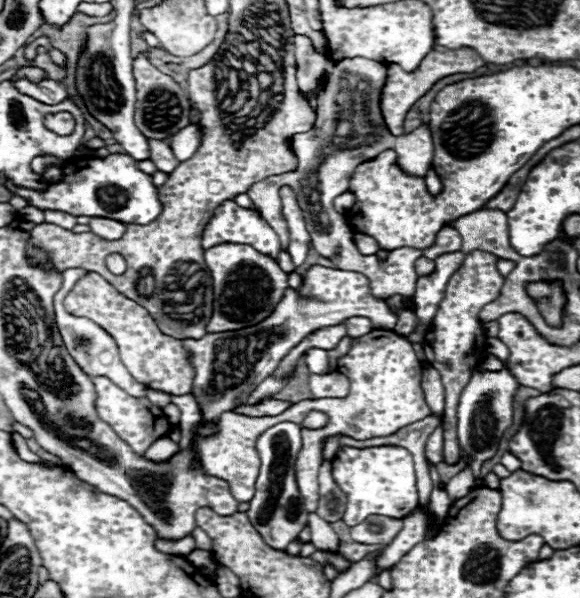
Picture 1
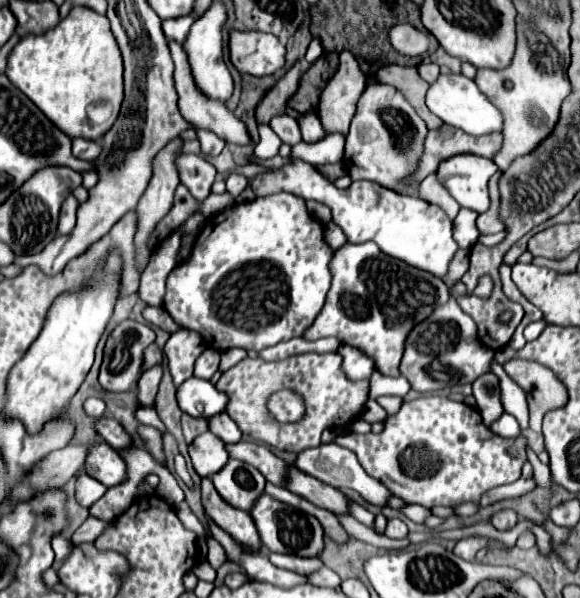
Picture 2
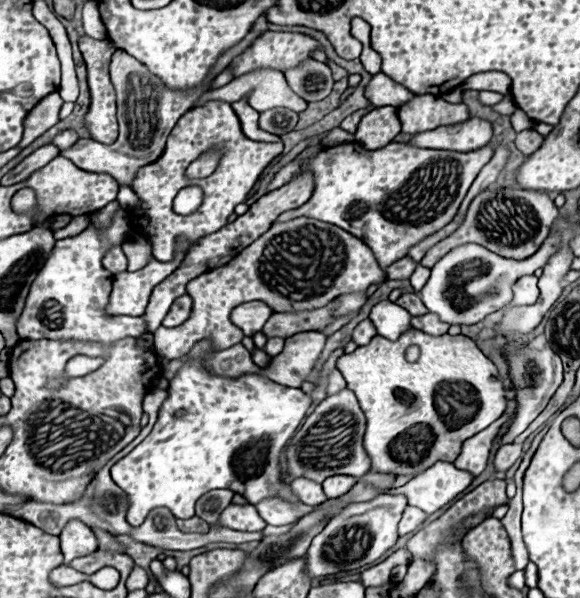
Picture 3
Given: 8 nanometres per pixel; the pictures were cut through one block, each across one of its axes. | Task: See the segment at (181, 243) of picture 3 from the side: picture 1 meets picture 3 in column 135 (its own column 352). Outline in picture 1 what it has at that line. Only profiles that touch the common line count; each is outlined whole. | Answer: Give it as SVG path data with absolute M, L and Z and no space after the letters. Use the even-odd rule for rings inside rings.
M320 265L306 270L302 286L298 290L288 288L278 306L280 314L272 312L264 322L248 326L248 330L206 334L200 340L182 340L184 348L192 352L192 366L196 370L192 394L202 408L204 420L218 418L222 412L244 404L248 394L278 368L282 358L318 328L342 324L352 316L366 316L382 330L394 330L396 324L396 314L388 308L386 300L372 296L370 282L364 274Z

